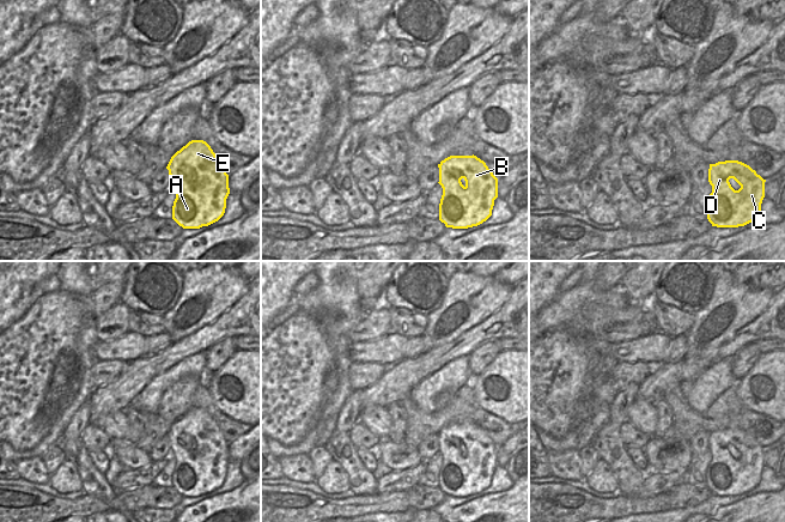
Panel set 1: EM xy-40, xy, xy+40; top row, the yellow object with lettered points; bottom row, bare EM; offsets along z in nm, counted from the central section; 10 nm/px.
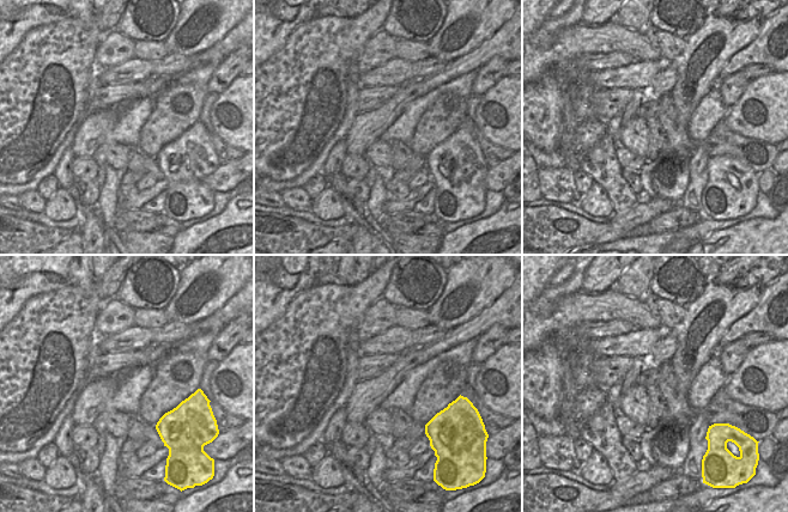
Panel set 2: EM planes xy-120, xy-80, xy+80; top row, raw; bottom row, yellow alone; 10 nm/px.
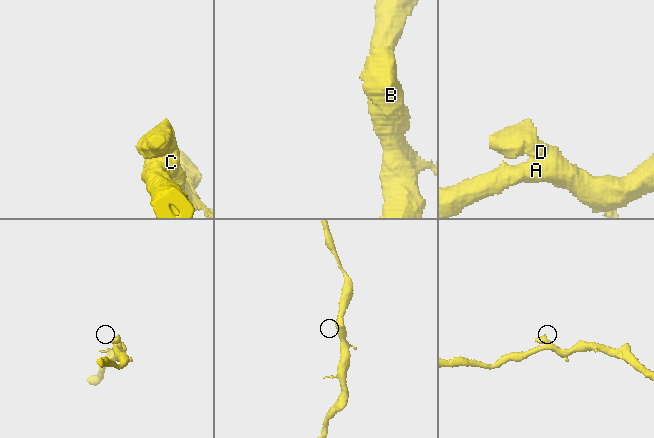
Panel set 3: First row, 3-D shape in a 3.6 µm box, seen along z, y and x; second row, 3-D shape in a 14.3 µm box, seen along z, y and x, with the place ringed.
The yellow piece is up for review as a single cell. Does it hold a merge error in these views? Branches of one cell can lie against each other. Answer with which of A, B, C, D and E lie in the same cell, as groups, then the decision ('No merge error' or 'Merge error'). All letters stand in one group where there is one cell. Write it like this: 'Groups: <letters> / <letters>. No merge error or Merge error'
Groups: A B C D E. No merge error.

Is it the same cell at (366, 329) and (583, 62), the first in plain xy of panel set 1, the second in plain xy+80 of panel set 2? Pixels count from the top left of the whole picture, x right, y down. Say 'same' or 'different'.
same

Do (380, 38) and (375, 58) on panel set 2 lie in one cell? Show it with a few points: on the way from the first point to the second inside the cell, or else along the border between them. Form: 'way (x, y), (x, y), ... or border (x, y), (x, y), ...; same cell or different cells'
way (380, 43), (376, 53); same cell

